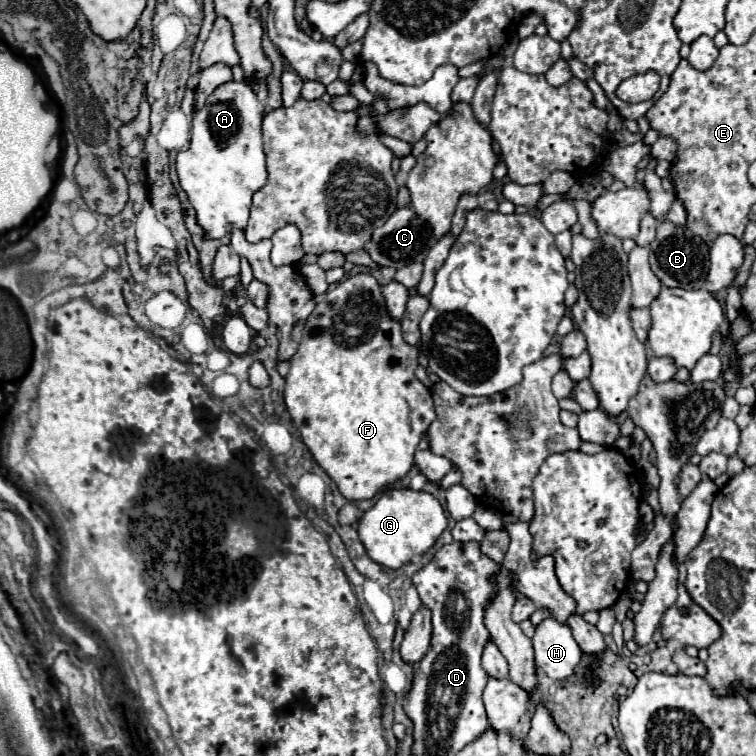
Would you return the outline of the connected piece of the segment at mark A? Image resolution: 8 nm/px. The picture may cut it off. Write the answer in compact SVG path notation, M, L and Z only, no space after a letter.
M244 81L220 85L206 99L206 105L196 111L190 147L176 157L180 185L188 193L198 223L210 239L222 239L236 227L246 229L252 197L268 181L260 131L264 107L266 103Z

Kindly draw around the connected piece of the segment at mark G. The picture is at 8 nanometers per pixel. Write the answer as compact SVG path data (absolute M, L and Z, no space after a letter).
M402 487L402 489L386 489L380 495L378 503L360 517L358 535L370 559L388 569L400 569L414 555L422 555L424 551L428 551L446 527L448 521L436 497L432 497L426 491L414 491L410 487Z

